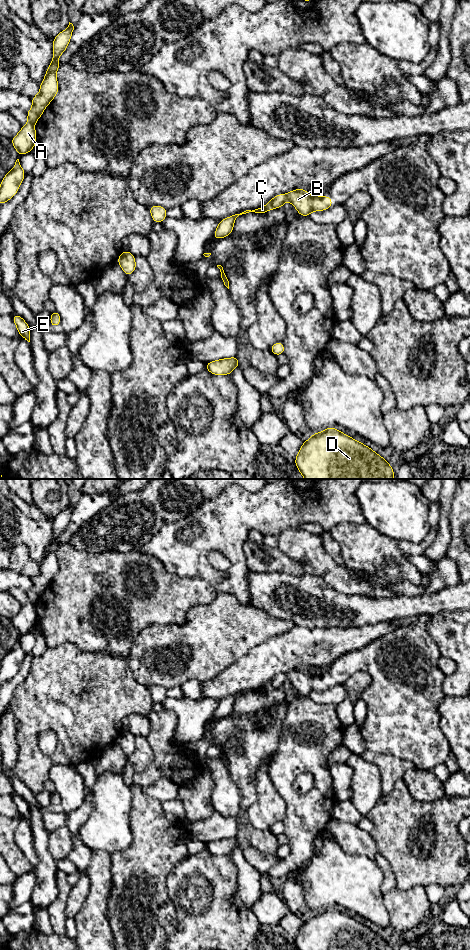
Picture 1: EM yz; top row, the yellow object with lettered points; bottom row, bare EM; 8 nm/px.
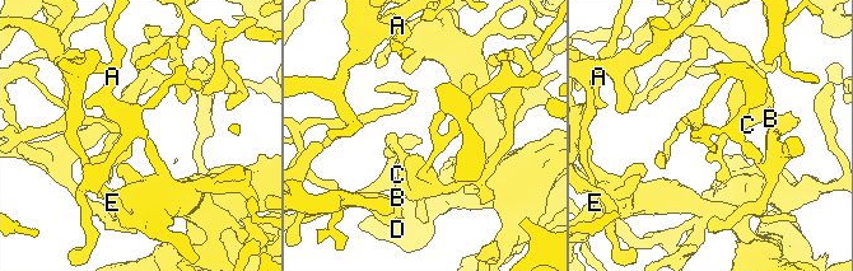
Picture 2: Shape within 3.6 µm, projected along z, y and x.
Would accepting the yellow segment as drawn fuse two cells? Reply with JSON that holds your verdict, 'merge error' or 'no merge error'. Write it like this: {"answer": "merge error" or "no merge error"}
{"answer": "no merge error"}

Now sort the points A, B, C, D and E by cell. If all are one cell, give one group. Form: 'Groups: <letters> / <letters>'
Groups: A B C D E

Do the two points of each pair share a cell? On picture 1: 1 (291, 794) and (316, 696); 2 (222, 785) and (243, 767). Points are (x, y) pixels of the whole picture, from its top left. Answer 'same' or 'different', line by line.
1: different
2: different

